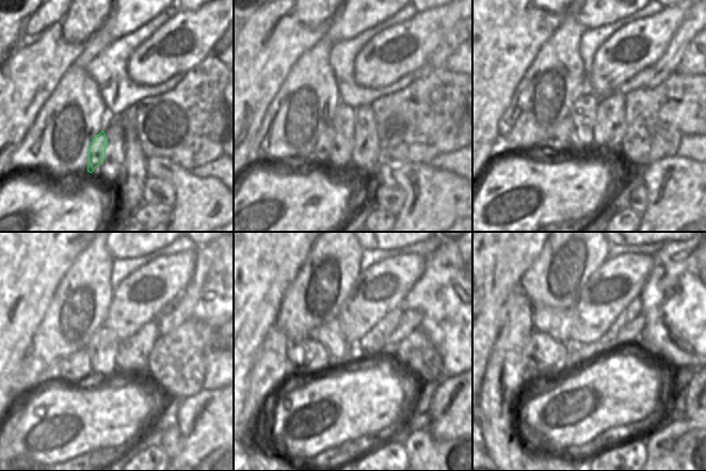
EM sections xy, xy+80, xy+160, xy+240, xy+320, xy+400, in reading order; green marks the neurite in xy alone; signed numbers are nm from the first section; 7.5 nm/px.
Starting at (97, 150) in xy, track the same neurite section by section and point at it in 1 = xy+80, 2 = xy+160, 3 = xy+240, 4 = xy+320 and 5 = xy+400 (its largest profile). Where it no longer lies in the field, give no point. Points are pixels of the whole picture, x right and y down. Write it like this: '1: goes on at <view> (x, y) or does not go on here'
1: goes on at xy+80 (320, 154)
2: goes on at xy+160 (559, 139)
3: goes on at xy+240 (77, 367)
4: goes on at xy+320 (308, 357)
5: goes on at xy+400 (542, 351)

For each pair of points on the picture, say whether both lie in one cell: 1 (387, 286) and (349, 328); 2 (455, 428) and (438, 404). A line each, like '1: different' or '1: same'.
1: same
2: same

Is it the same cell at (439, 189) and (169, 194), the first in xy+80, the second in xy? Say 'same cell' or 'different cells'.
different cells

